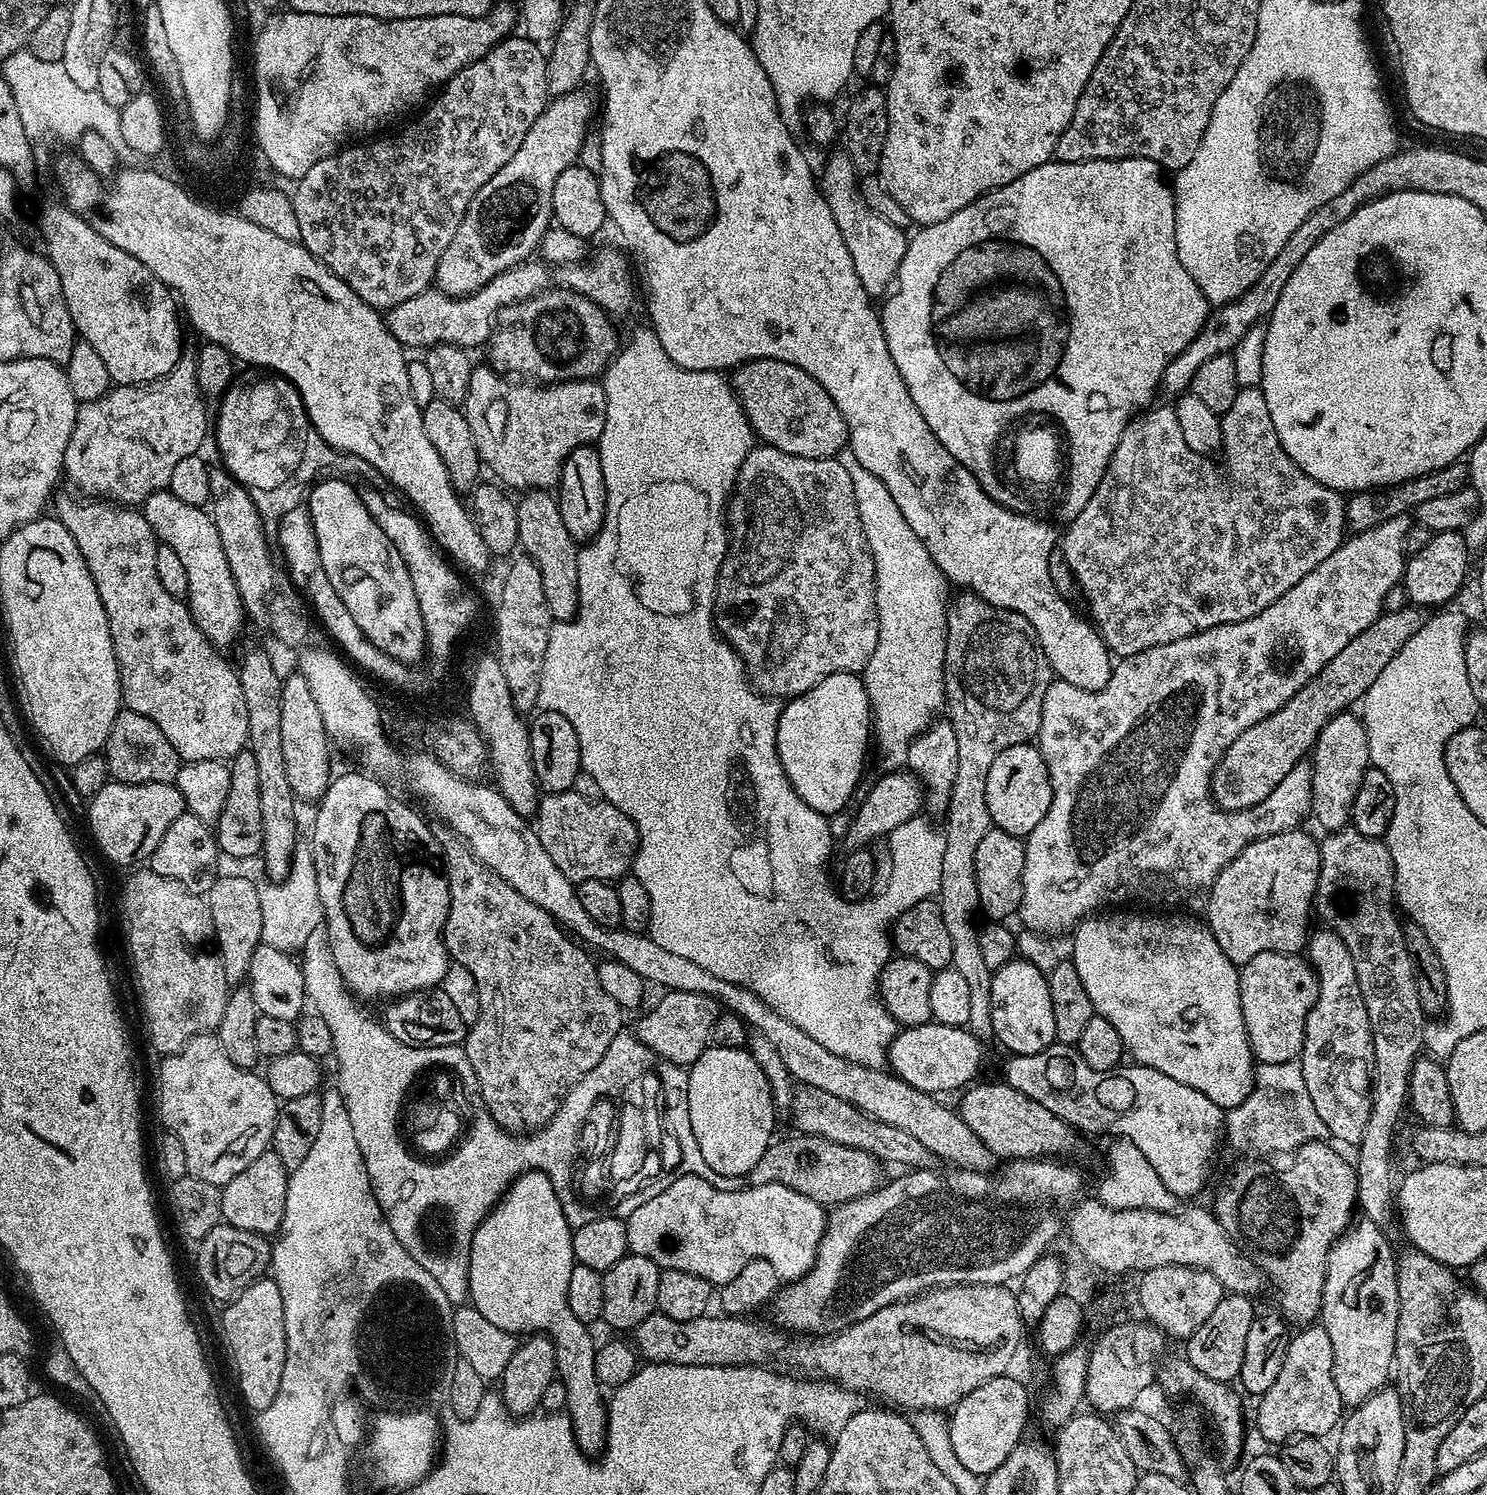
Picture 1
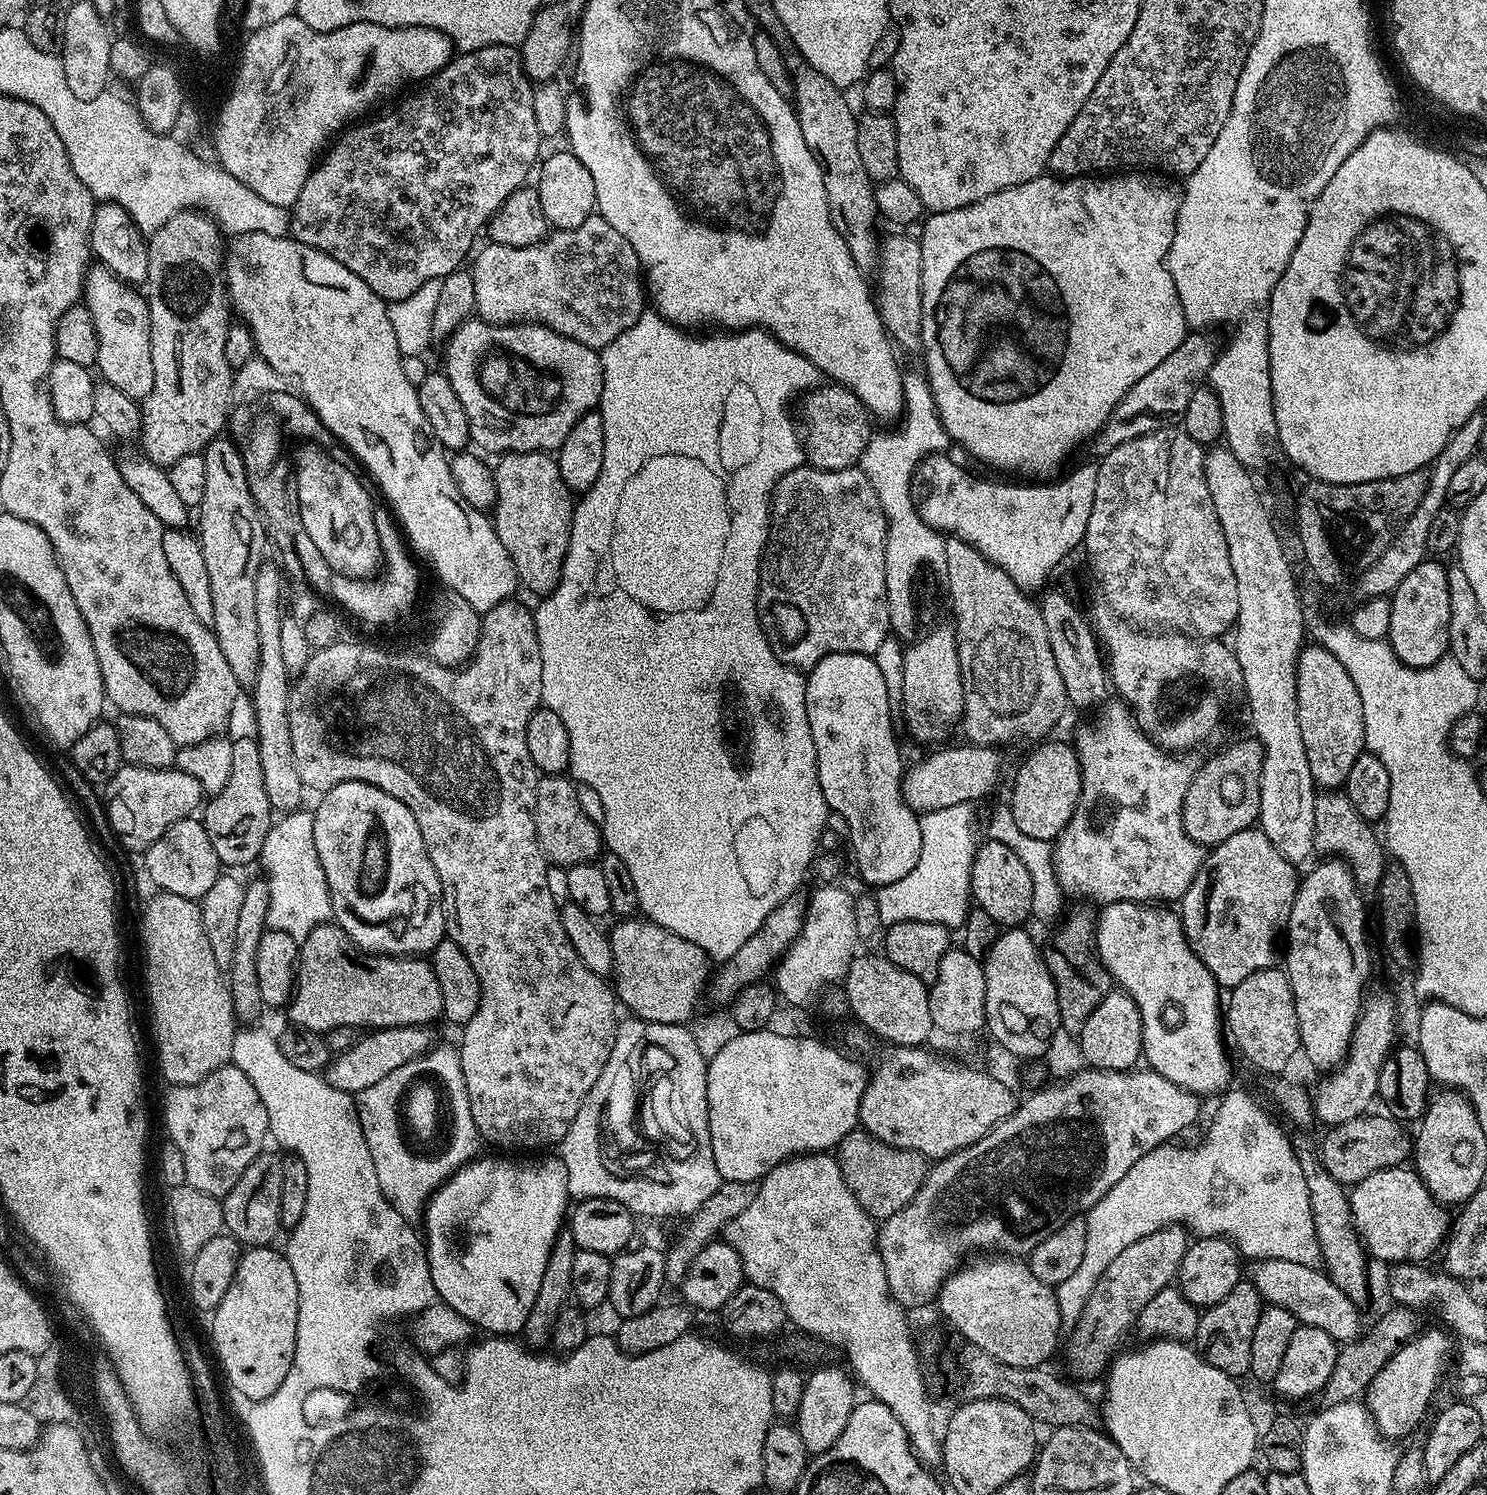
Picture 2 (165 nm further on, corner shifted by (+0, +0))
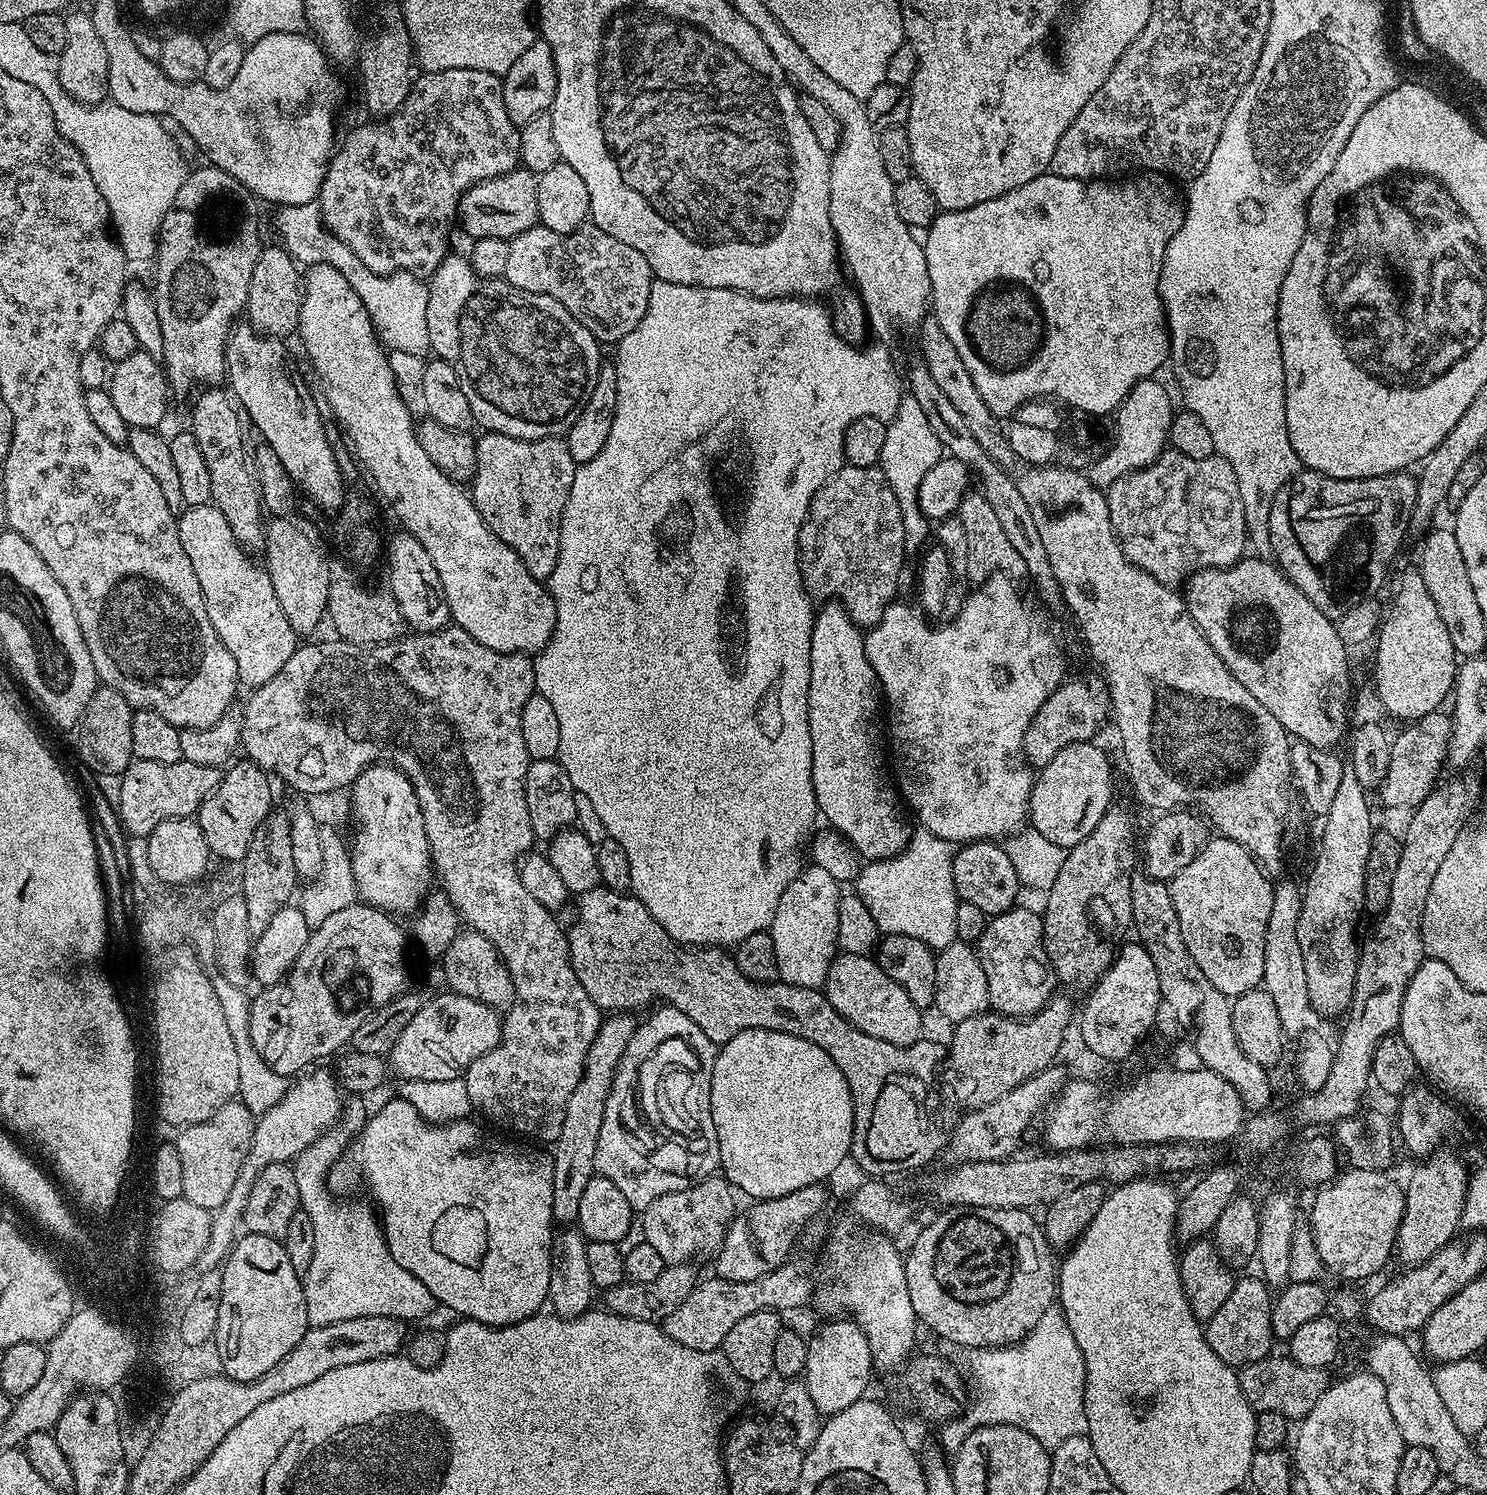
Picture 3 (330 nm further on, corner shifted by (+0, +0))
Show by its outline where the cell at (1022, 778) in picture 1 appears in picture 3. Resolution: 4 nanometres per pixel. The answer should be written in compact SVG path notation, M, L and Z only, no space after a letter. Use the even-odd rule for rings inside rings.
M1096 742L1062 746L1062 750L1035 773L1028 803L1030 828L1042 834L1042 838L1070 849L1092 833L1113 802L1112 764L1107 754Z

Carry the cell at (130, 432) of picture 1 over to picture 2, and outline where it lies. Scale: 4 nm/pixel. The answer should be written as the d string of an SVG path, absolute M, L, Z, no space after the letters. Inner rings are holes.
M185 210L174 214L168 219L158 231L151 233L147 237L148 241L148 257L150 258L150 270L148 271L148 279L146 281L146 299L148 309L150 310L150 318L152 319L152 357L154 358L154 386L150 390L150 394L144 397L142 407L140 409L140 434L139 443L144 443L143 455L147 459L152 460L155 464L167 466L178 462L178 458L186 458L186 454L194 454L195 452L203 453L204 447L212 440L217 439L221 435L220 432L224 428L224 423L228 420L228 407L233 407L231 398L231 384L234 369L230 366L230 362L226 362L226 334L234 320L234 312L230 307L228 298L228 286L224 279L224 262L225 253L220 253L220 236L221 229L211 216L200 210Z

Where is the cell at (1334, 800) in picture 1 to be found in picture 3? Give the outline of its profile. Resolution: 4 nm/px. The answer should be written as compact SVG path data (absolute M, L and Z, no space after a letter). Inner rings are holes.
M1242 558L1237 564L1232 564L1228 568L1203 568L1200 572L1193 572L1188 577L1182 588L1182 595L1190 618L1194 618L1196 625L1203 630L1204 636L1214 646L1222 662L1226 662L1230 672L1238 678L1238 682L1242 682L1242 686L1246 686L1246 690L1250 690L1250 694L1254 694L1254 698L1258 698L1258 702L1262 702L1262 706L1266 706L1266 710L1270 710L1270 714L1274 714L1274 718L1282 722L1284 731L1289 737L1295 738L1302 744L1329 750L1335 749L1337 747L1335 744L1340 739L1343 741L1350 732L1348 711L1352 708L1352 672L1348 669L1349 649L1344 647L1342 638L1338 638L1333 617L1322 614L1322 610L1318 610L1318 606L1314 606L1314 602L1310 602L1310 598L1306 598L1306 594L1302 594L1302 590L1293 585L1275 563L1267 564L1264 560L1248 559Z

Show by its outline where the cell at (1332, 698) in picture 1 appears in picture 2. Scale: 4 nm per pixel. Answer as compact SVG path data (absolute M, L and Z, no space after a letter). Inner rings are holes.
M1249 738L1230 745L1193 771L1182 802L1182 822L1189 838L1205 846L1215 846L1230 838L1230 834L1238 834L1259 821L1263 761L1264 748L1259 740Z

